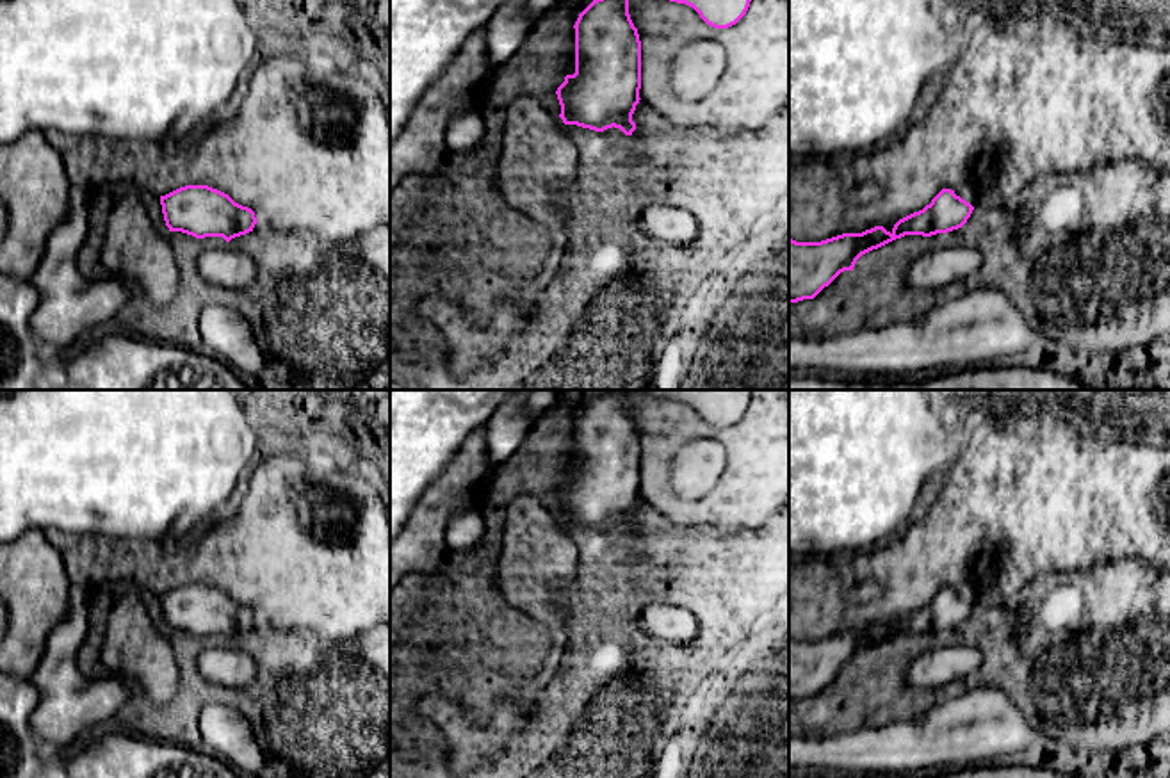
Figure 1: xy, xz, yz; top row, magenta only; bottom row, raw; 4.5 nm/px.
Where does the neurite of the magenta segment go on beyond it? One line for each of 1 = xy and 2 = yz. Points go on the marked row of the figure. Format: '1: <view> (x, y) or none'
1: none
2: none

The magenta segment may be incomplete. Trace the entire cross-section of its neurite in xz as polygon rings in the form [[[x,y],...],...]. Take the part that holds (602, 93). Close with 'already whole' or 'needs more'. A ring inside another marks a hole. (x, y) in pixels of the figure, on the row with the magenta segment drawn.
[[[593,0],[577,18],[563,52],[561,80],[556,91],[565,125],[595,132],[620,128],[632,135],[632,114],[641,89],[641,41],[629,14],[629,0]]] | needs more

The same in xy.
[[[208,185],[180,187],[160,196],[160,205],[169,231],[182,231],[196,239],[223,237],[230,242],[253,231],[258,223],[251,208]]] | already whole

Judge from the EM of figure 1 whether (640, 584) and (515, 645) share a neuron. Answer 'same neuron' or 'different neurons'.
same neuron

